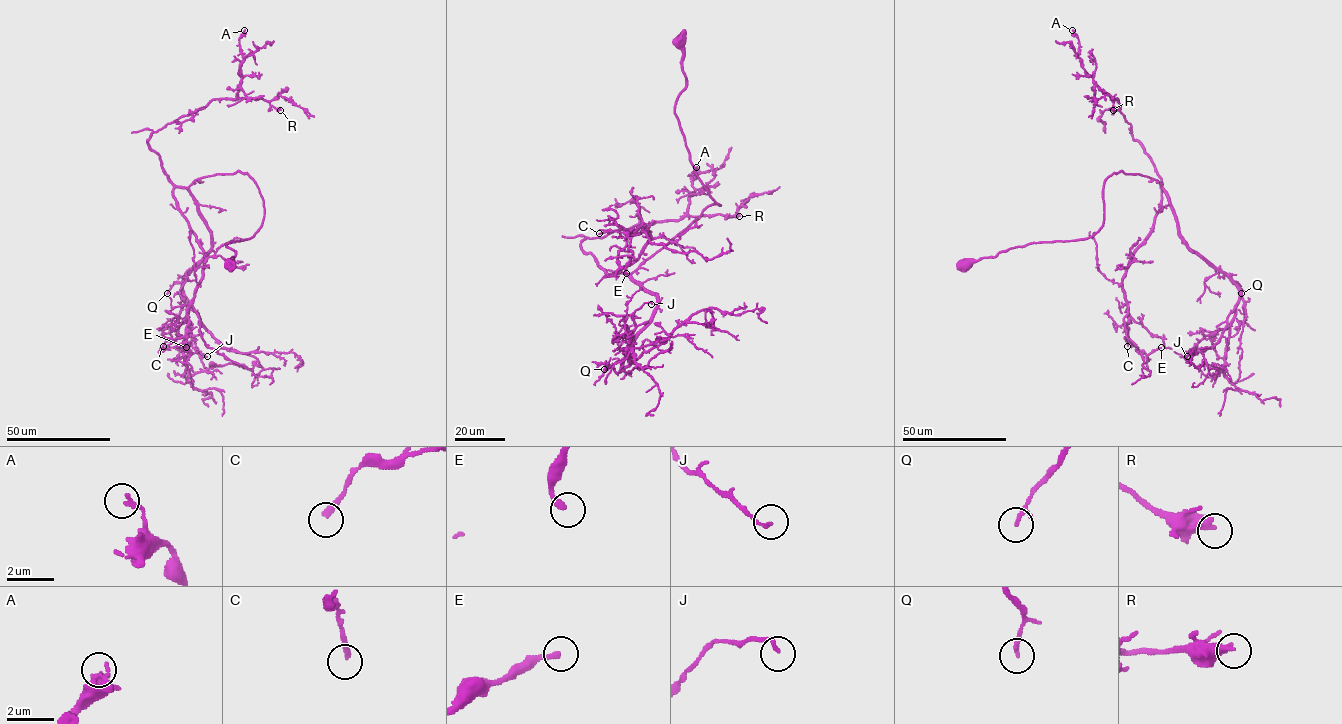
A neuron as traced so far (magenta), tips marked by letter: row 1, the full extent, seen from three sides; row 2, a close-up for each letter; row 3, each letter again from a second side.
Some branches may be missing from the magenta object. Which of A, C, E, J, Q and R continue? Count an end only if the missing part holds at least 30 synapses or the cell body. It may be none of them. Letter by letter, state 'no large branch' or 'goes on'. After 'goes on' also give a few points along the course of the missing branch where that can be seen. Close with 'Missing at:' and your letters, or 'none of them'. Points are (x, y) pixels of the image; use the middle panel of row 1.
A: no large branch
C: no large branch
E: no large branch
J: no large branch
Q: no large branch
R: no large branch
Missing at: none of them

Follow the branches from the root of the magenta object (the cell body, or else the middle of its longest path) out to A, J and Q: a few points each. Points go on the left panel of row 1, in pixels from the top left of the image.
A: (229, 266), (226, 245), (262, 223), (256, 182), (236, 171), (177, 187), (147, 141), (236, 98), (244, 30)
J: (229, 266), (226, 245), (264, 212), (238, 171), (189, 187), (211, 247), (182, 292), (207, 356)
Q: (229, 266), (226, 245), (252, 237), (264, 212), (238, 171), (189, 187), (211, 247), (167, 293)

